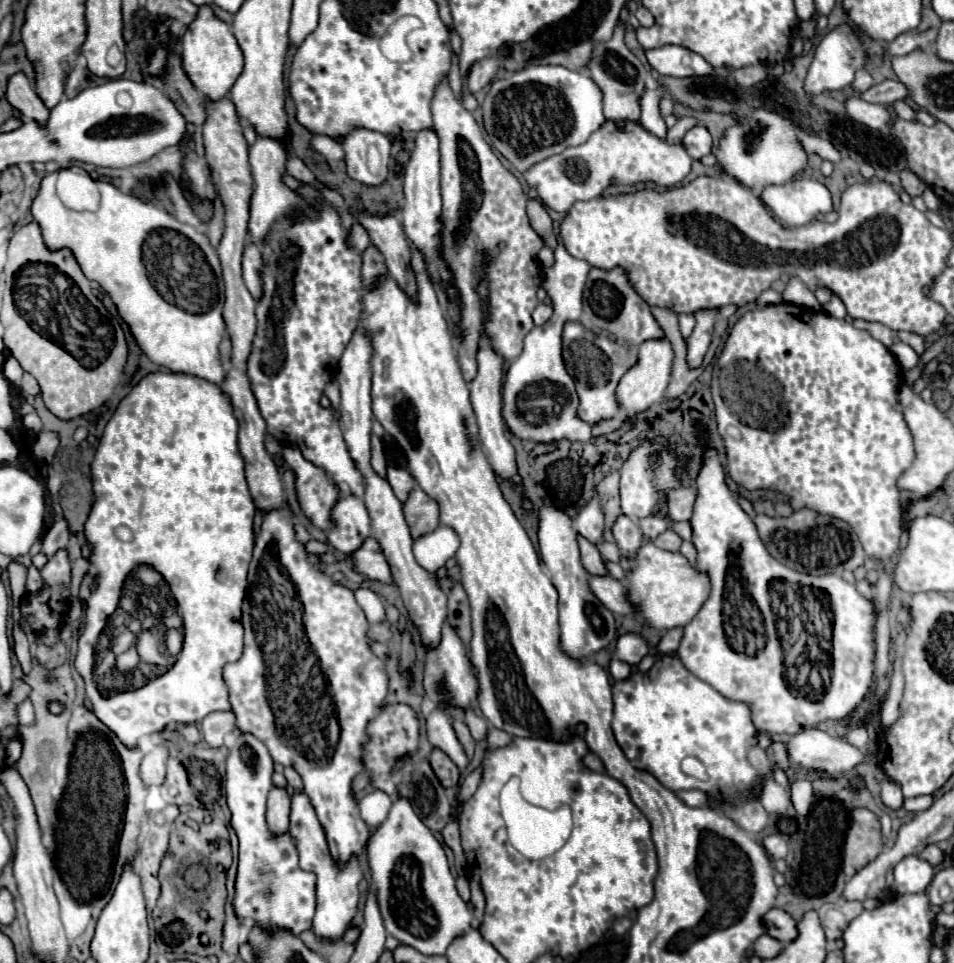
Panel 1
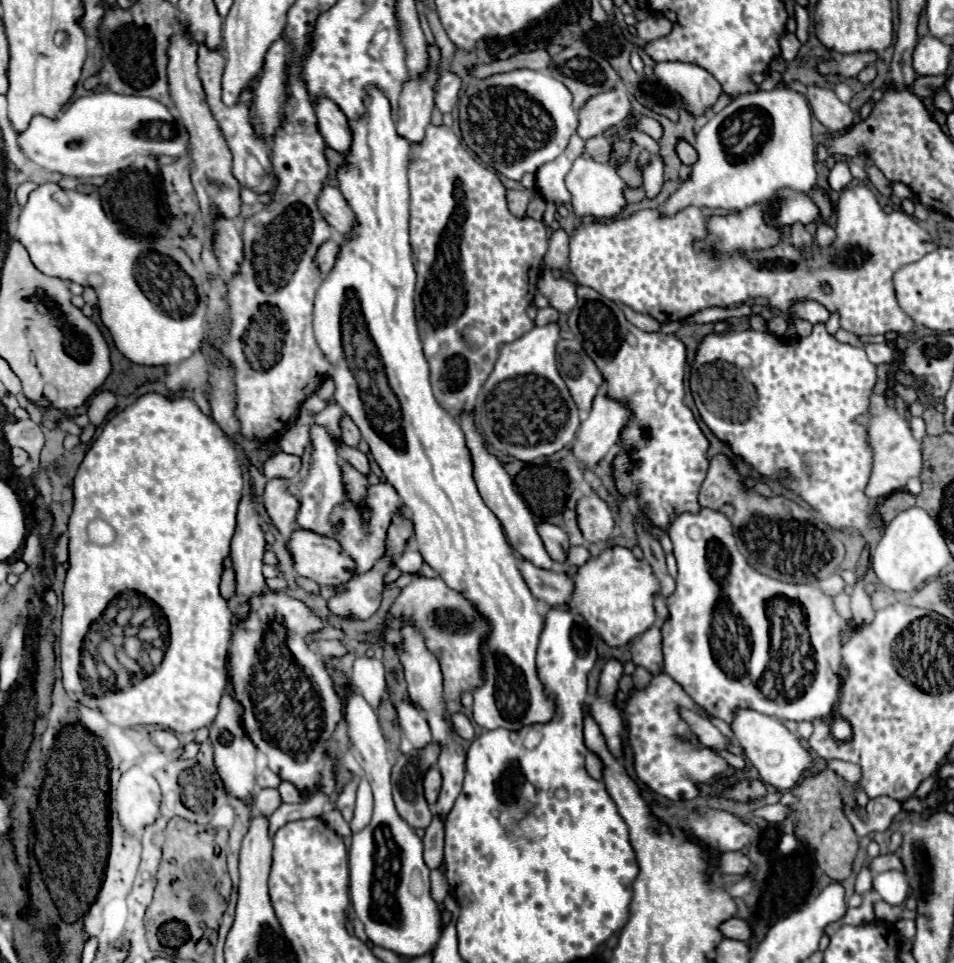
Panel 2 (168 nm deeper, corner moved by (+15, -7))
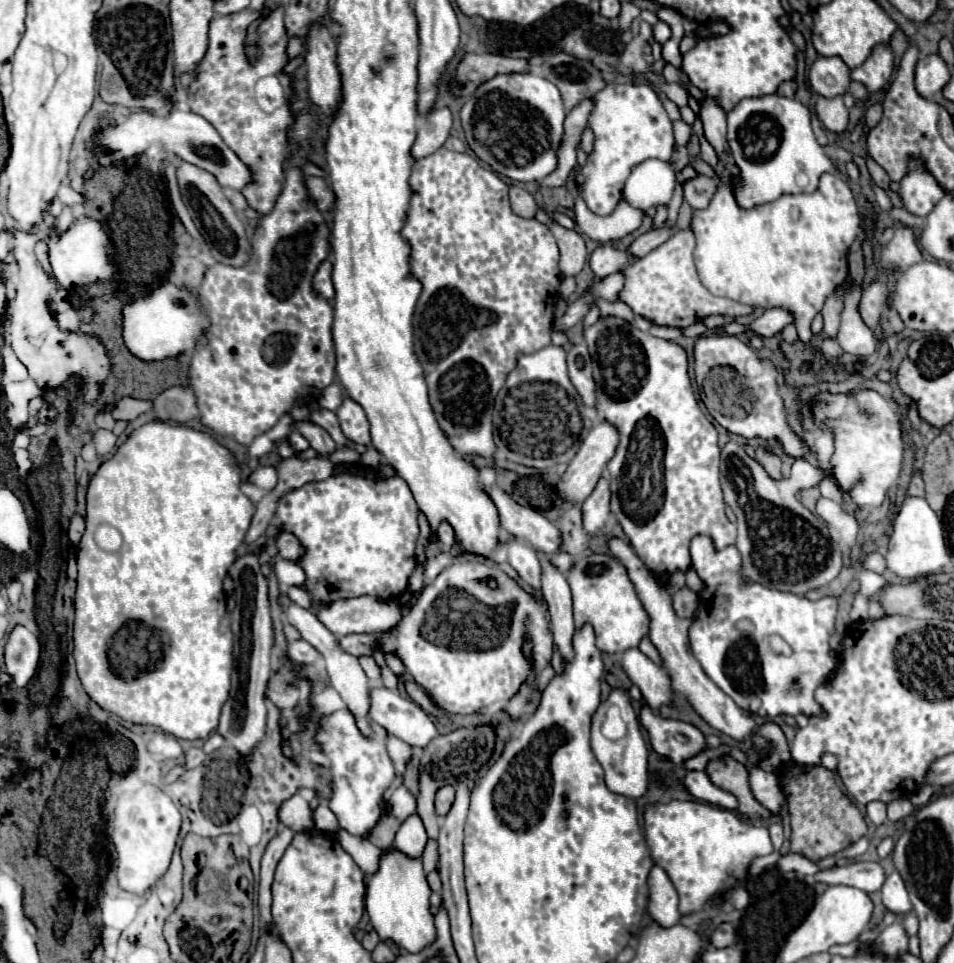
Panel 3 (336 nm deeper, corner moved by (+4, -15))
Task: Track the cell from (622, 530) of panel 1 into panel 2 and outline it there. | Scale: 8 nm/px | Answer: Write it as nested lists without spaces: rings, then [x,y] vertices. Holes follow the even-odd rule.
[[[596,493],[580,497],[576,503],[576,521],[586,541],[606,541],[614,529],[614,515]]]

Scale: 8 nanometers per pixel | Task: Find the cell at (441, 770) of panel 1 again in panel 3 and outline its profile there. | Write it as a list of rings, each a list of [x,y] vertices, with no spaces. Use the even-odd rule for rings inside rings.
[[[445,785],[437,791],[435,795],[435,809],[439,815],[447,815],[447,811],[451,809],[451,803],[455,799],[455,789],[451,785]]]

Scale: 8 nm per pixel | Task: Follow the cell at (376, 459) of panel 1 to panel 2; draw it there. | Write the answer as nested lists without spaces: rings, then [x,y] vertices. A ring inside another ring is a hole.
[[[342,415],[342,419],[340,419],[340,437],[350,447],[358,447],[358,441],[362,439],[358,427],[352,423],[352,419],[348,419],[348,415]]]

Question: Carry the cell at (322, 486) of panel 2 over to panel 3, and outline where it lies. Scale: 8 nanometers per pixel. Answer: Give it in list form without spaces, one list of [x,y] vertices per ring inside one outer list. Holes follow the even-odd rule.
[[[303,421],[303,423],[295,423],[297,431],[305,435],[305,439],[309,441],[309,445],[317,451],[317,455],[321,457],[331,457],[331,453],[337,451],[337,443],[331,439],[331,435],[327,431],[323,431],[323,427],[317,427],[311,421]]]

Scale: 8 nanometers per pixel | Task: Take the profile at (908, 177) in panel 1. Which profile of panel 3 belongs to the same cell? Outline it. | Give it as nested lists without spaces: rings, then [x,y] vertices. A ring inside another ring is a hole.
[[[867,157],[867,169],[869,169],[871,179],[875,181],[875,185],[879,185],[883,191],[889,191],[889,183],[891,183],[889,175],[873,159],[869,159],[869,157]]]

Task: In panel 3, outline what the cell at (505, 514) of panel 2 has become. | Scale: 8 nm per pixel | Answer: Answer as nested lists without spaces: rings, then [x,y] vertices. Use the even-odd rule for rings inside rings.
[[[539,557],[541,563],[541,583],[543,599],[551,615],[551,633],[559,653],[565,659],[571,659],[571,635],[575,631],[573,613],[571,613],[571,591],[563,573],[547,559]]]

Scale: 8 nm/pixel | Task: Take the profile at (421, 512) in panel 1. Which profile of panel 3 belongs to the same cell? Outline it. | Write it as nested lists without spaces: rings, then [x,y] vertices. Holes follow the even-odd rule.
[[[359,595],[323,605],[317,617],[329,631],[335,631],[335,635],[383,633],[399,623],[401,611],[391,599]]]

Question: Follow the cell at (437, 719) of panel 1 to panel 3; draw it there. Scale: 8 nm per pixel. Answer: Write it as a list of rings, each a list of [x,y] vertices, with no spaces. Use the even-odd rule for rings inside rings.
[[[385,687],[371,689],[371,719],[411,747],[427,747],[439,733],[431,717],[411,699]]]

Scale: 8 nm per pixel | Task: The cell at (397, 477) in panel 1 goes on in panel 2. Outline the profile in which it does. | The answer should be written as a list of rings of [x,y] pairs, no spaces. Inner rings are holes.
[[[338,441],[336,443],[336,447],[338,447],[338,455],[342,457],[342,459],[346,459],[346,461],[350,461],[360,473],[370,473],[370,465],[368,465],[368,459],[366,459],[366,455],[360,451],[360,449],[354,449],[354,447],[348,447],[346,443],[342,443],[342,441]]]

